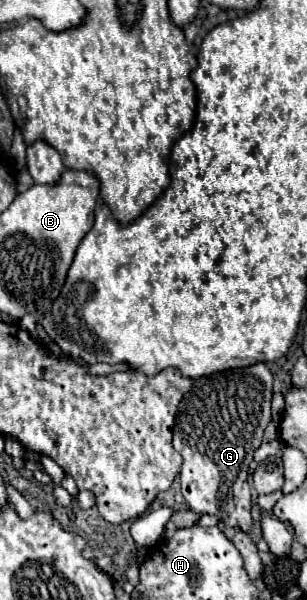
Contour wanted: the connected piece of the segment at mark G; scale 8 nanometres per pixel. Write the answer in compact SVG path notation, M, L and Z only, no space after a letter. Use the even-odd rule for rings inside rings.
M256 363L244 369L230 369L224 373L214 373L202 379L196 379L192 389L182 397L176 425L174 425L174 449L184 457L180 469L182 495L190 507L190 511L198 515L216 515L226 527L240 529L250 533L254 527L252 519L252 501L248 487L248 469L254 457L254 451L262 443L264 429L268 427L270 415L270 397L272 397L272 373L266 363Z

